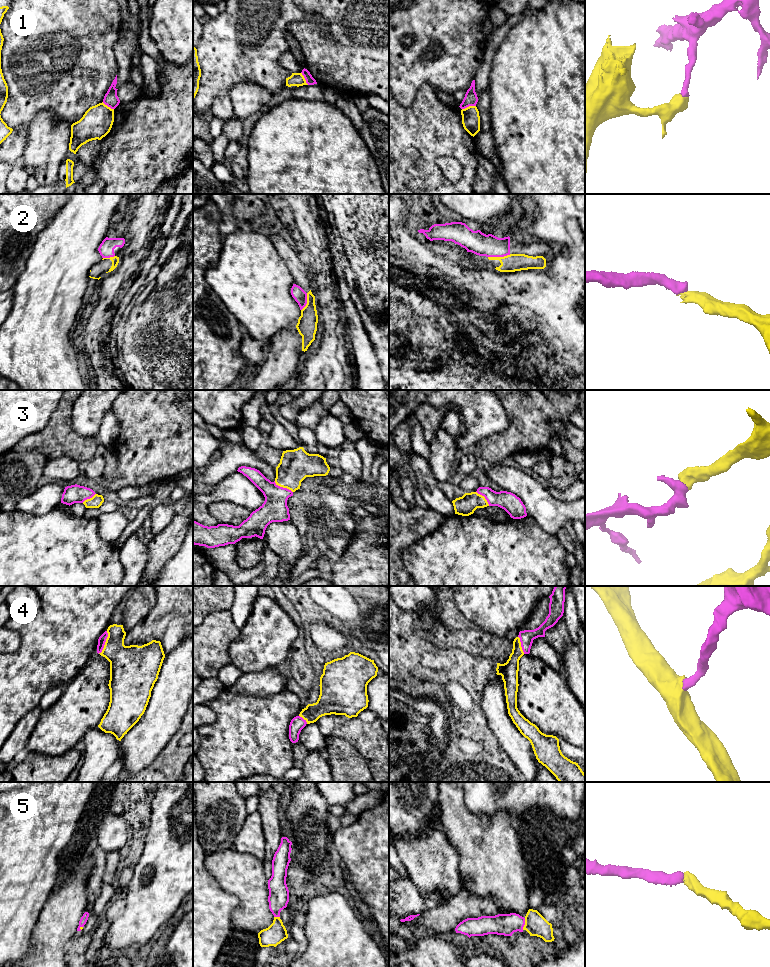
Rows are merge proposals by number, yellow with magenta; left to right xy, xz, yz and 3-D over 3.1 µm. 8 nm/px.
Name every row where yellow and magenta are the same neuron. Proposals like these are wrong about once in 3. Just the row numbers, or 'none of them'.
3, 4, 5

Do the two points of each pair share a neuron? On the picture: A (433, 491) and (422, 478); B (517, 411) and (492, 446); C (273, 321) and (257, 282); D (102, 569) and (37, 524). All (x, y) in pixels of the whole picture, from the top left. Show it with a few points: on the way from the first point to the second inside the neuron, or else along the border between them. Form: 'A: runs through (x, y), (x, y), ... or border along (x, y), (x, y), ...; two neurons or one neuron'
A: runs through (430, 488), (425, 481); one neuron
B: runs through (517, 421), (517, 426), (502, 441); one neuron
C: runs through (265, 311), (258, 292); one neuron
D: runs through (86, 569), (82, 569), (53, 540); one neuron

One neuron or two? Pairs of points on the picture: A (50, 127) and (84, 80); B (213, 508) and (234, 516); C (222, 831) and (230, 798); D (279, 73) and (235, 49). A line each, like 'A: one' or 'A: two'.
A: two
B: one
C: one
D: one

